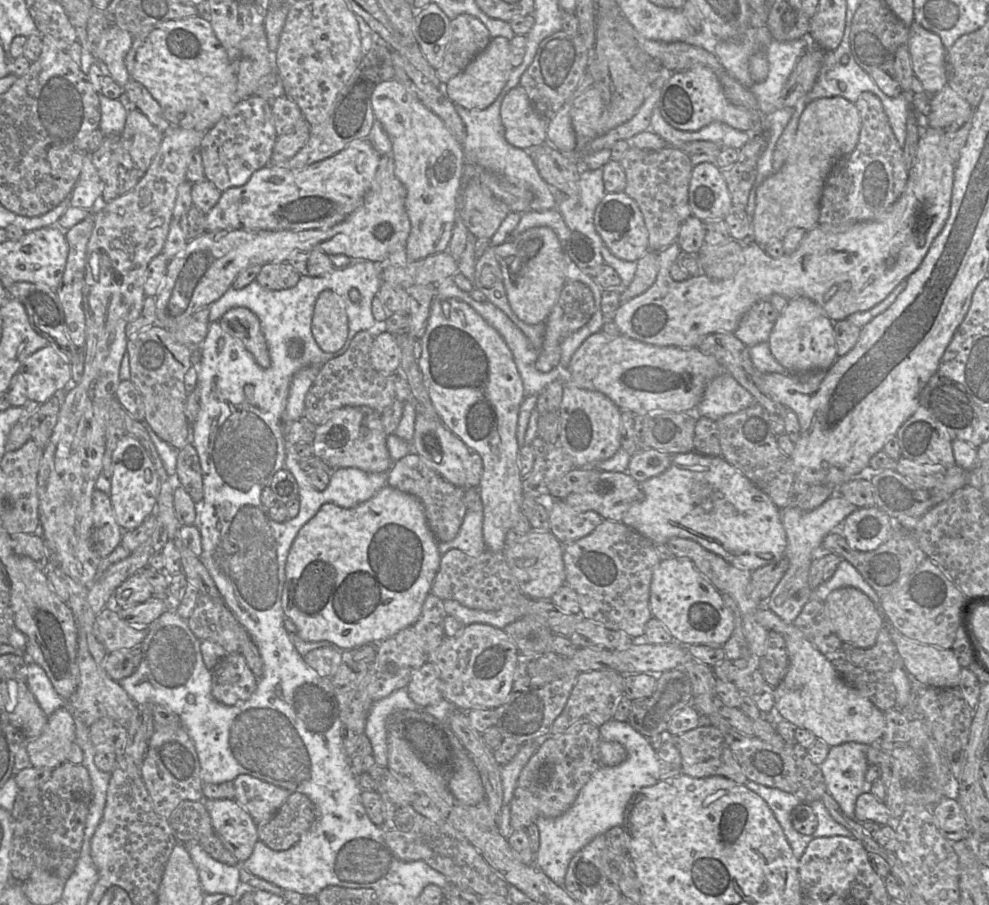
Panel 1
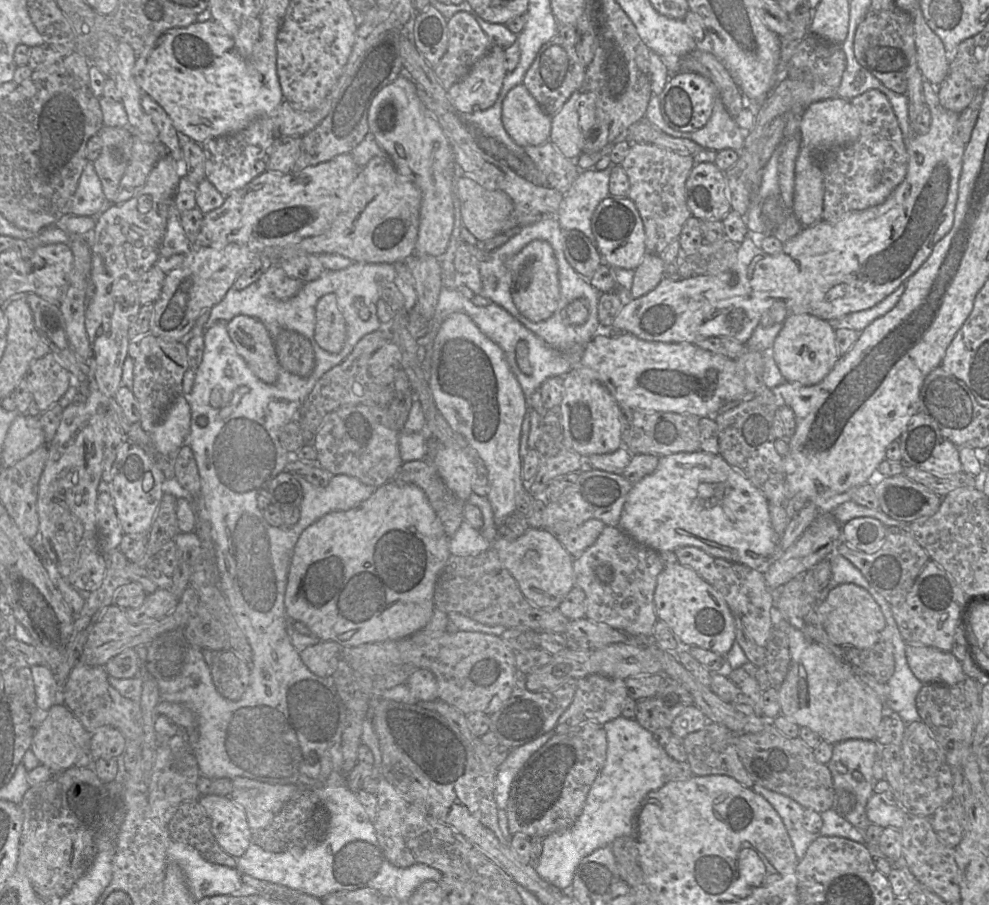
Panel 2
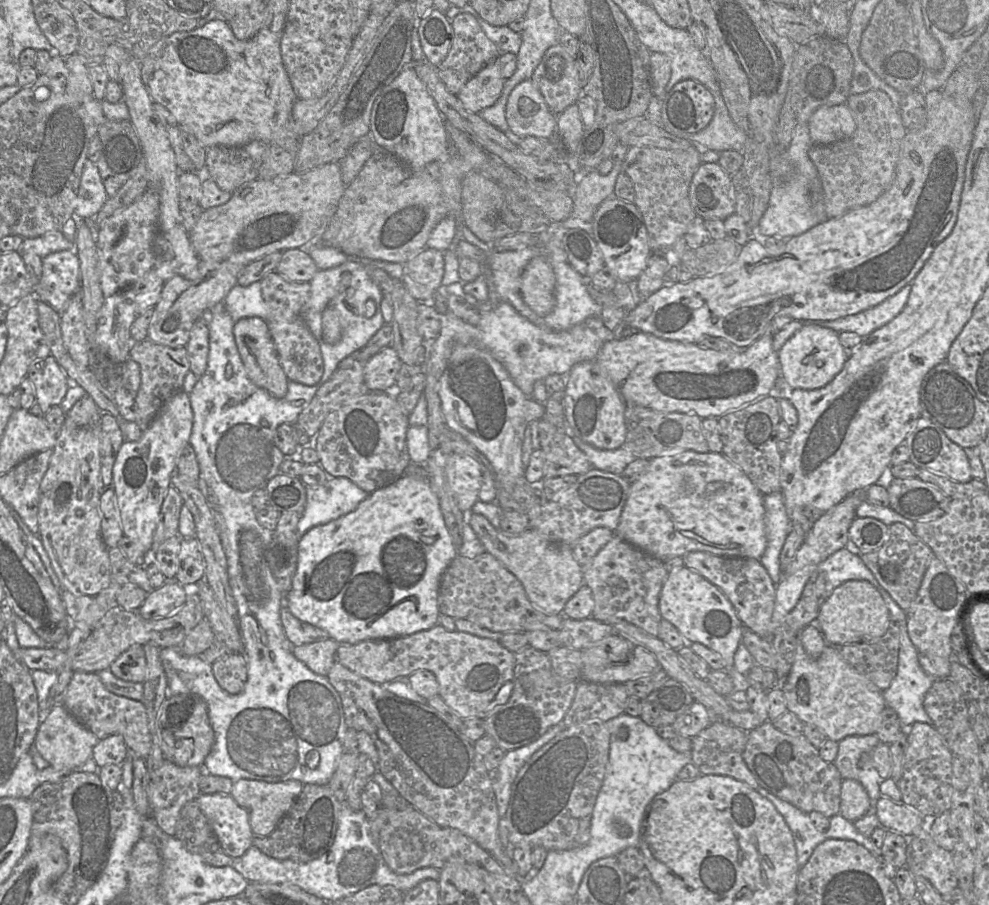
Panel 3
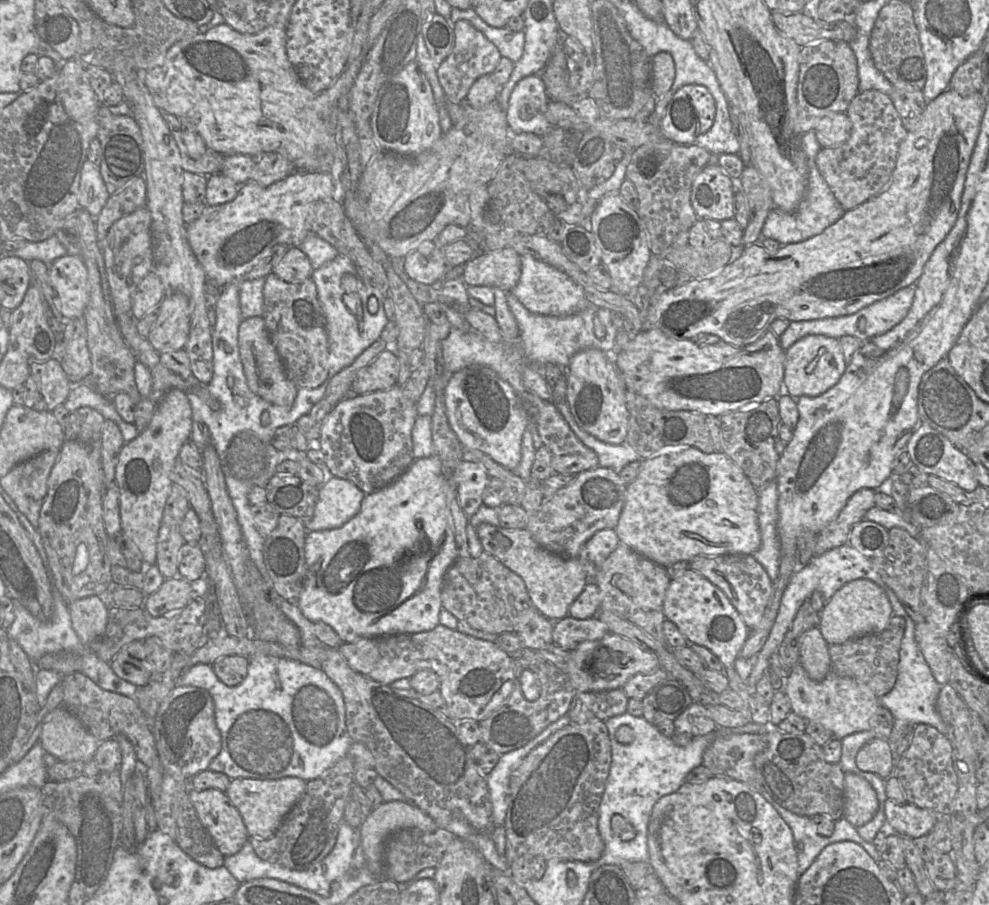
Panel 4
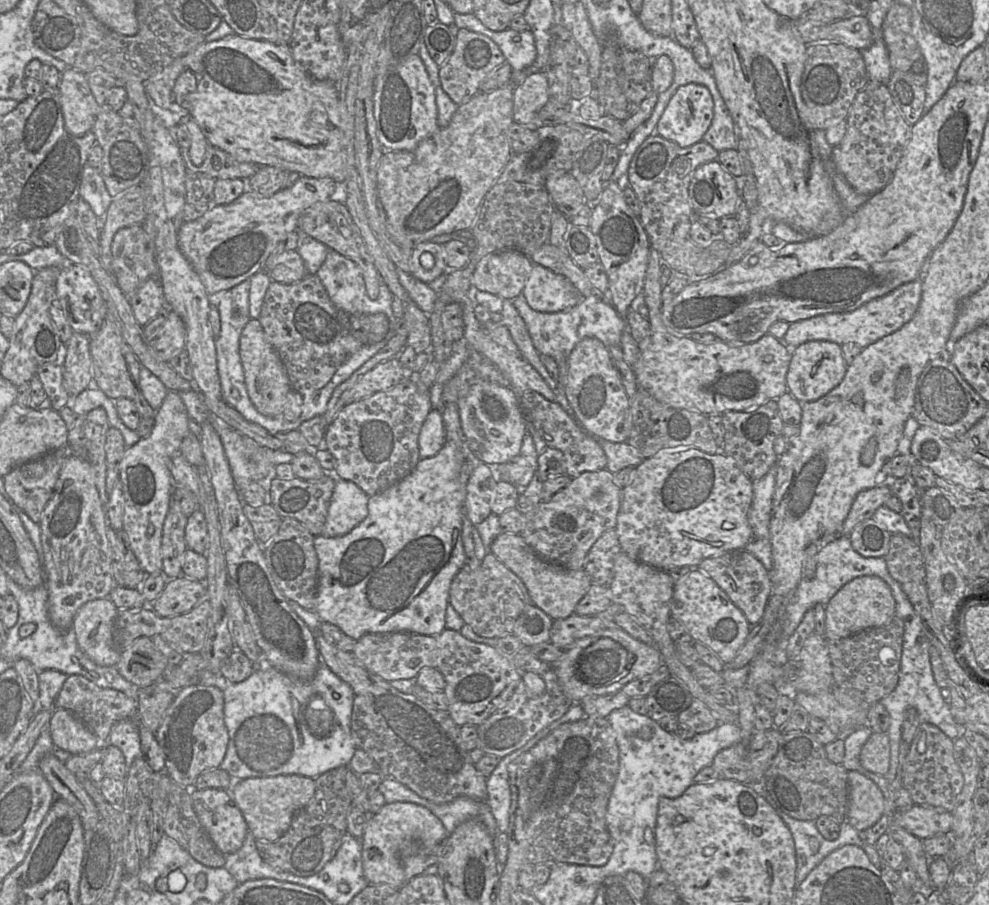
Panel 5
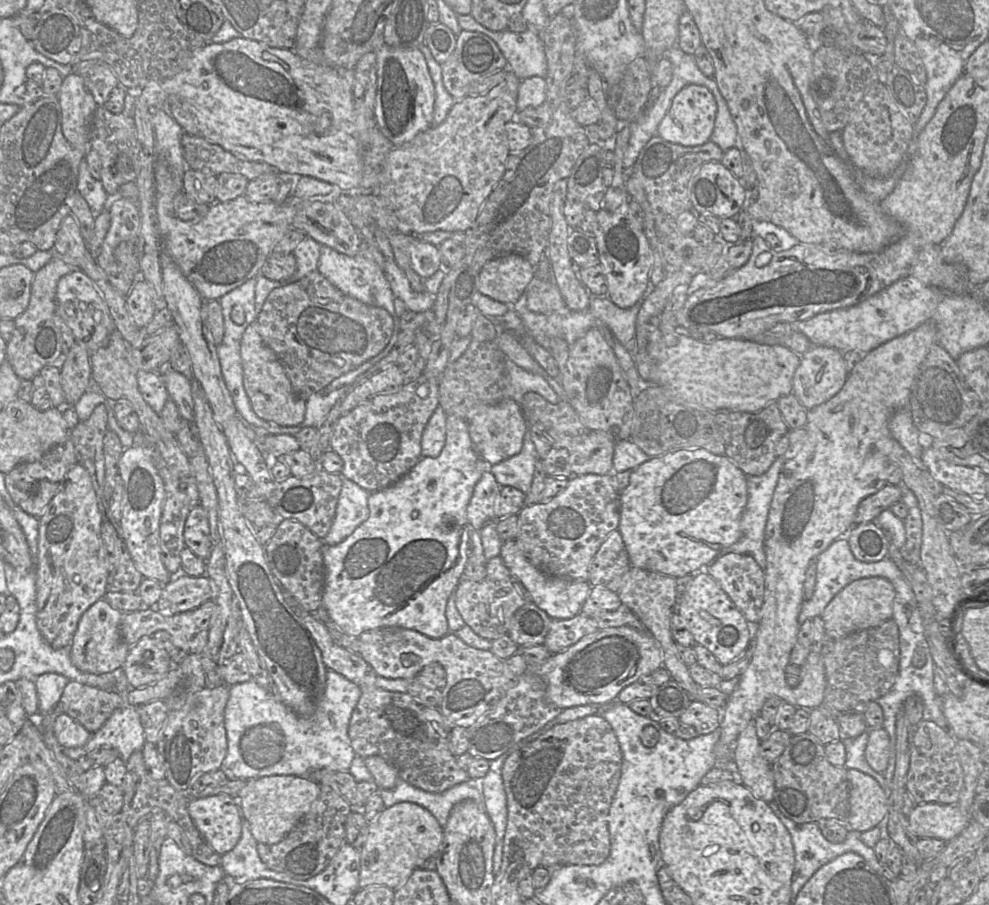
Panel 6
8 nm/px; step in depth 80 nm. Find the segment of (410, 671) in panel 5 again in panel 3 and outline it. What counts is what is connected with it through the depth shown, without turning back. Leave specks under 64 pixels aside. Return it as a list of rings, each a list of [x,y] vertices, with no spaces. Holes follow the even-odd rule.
[[[440,624],[408,636],[340,644],[336,653],[337,661],[342,665],[378,684],[387,684],[397,677],[408,677],[417,670],[431,671],[439,684],[439,696],[462,719],[468,717],[485,719],[498,706],[508,701],[514,687],[515,653],[503,647],[499,641],[481,638],[467,632],[448,631]]]

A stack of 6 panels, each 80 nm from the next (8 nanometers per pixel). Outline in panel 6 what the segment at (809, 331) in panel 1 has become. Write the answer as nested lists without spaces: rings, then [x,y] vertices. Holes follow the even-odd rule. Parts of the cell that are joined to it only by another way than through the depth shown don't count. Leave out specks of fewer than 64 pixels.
[[[813,345],[800,357],[792,380],[792,393],[810,410],[837,394],[848,374],[843,352]]]

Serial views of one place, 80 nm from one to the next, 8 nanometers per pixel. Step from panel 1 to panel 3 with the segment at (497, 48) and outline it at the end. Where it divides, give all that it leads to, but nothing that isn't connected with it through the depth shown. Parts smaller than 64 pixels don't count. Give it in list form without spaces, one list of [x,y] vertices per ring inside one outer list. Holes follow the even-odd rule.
[[[498,57],[472,77],[459,91],[457,98],[466,110],[479,113],[498,100],[504,82]]]

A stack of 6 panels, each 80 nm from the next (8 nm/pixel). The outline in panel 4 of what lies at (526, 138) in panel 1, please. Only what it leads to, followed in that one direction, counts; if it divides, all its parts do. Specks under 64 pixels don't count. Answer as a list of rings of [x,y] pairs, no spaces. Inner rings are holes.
[[[530,75],[520,80],[514,87],[508,102],[507,123],[511,134],[523,132],[543,136],[553,127],[546,118],[549,99],[541,75]]]

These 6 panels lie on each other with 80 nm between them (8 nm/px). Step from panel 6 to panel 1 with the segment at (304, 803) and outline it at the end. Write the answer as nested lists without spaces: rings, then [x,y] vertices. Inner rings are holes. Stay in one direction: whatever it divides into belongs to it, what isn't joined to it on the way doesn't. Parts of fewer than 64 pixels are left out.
[[[246,774],[233,780],[234,799],[250,814],[256,825],[267,823],[291,792]]]

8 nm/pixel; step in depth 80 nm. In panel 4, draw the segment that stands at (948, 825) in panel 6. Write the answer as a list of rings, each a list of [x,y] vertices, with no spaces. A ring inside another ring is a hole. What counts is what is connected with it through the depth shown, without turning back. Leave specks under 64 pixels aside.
[[[885,801],[886,827],[901,836],[922,840],[932,830],[940,817],[929,809],[911,803]]]

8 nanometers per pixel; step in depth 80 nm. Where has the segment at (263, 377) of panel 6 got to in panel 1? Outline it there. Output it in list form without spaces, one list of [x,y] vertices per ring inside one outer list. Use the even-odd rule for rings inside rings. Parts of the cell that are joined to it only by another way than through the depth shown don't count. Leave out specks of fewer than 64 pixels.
[[[238,307],[226,312],[219,320],[222,329],[239,339],[263,369],[271,365],[265,337],[257,316],[249,309]]]

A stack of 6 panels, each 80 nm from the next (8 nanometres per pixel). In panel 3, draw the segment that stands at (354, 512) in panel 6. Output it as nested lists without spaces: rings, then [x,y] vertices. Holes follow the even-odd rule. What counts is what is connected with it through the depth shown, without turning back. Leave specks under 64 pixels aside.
[[[334,477],[322,485],[304,485],[306,505],[298,522],[299,540],[312,527],[353,511],[370,494],[346,477]]]

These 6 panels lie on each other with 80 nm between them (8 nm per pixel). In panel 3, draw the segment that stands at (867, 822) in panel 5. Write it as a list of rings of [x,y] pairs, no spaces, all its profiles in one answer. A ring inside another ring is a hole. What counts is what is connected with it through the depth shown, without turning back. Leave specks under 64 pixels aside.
[[[843,779],[839,814],[845,819],[854,822],[862,818],[869,808],[870,798],[863,785],[854,779]]]

